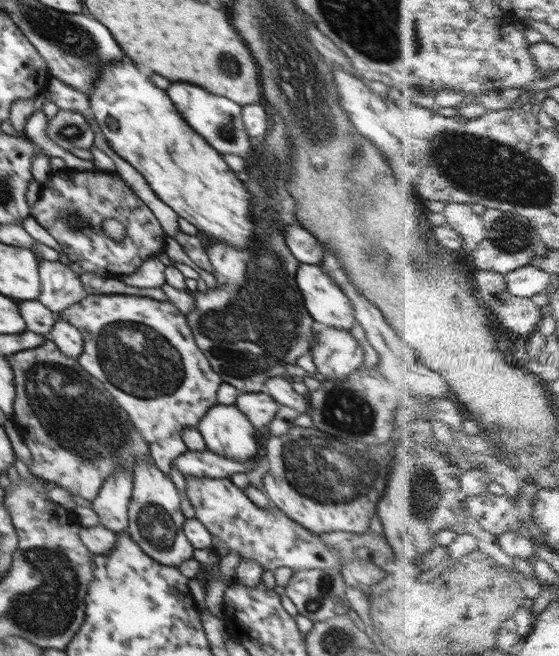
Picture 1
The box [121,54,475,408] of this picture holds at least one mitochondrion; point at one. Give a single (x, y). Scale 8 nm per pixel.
(265, 273)

